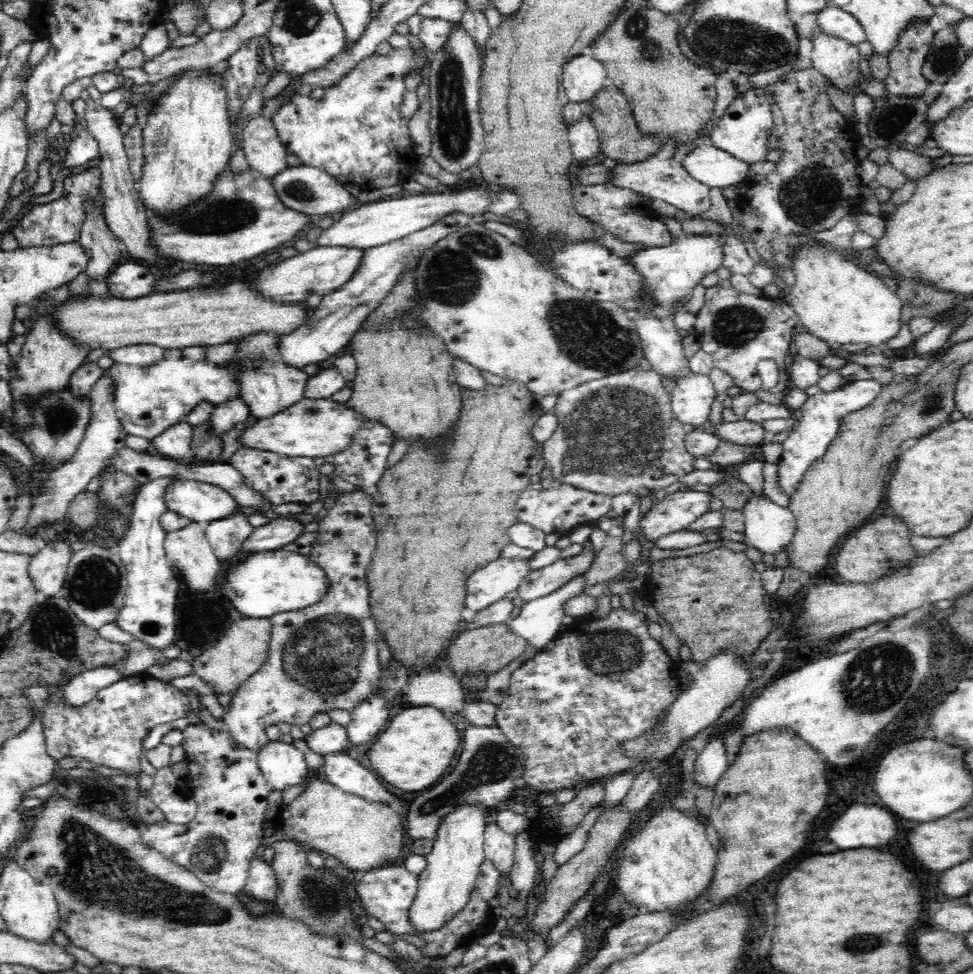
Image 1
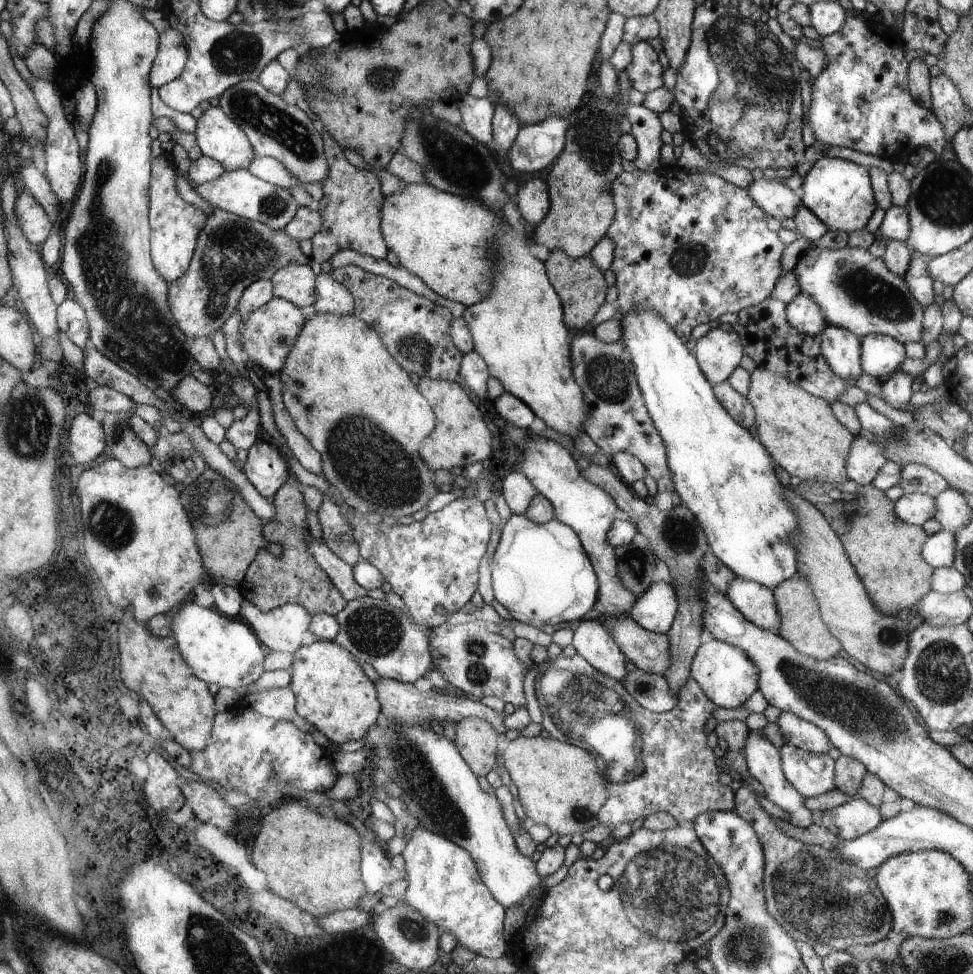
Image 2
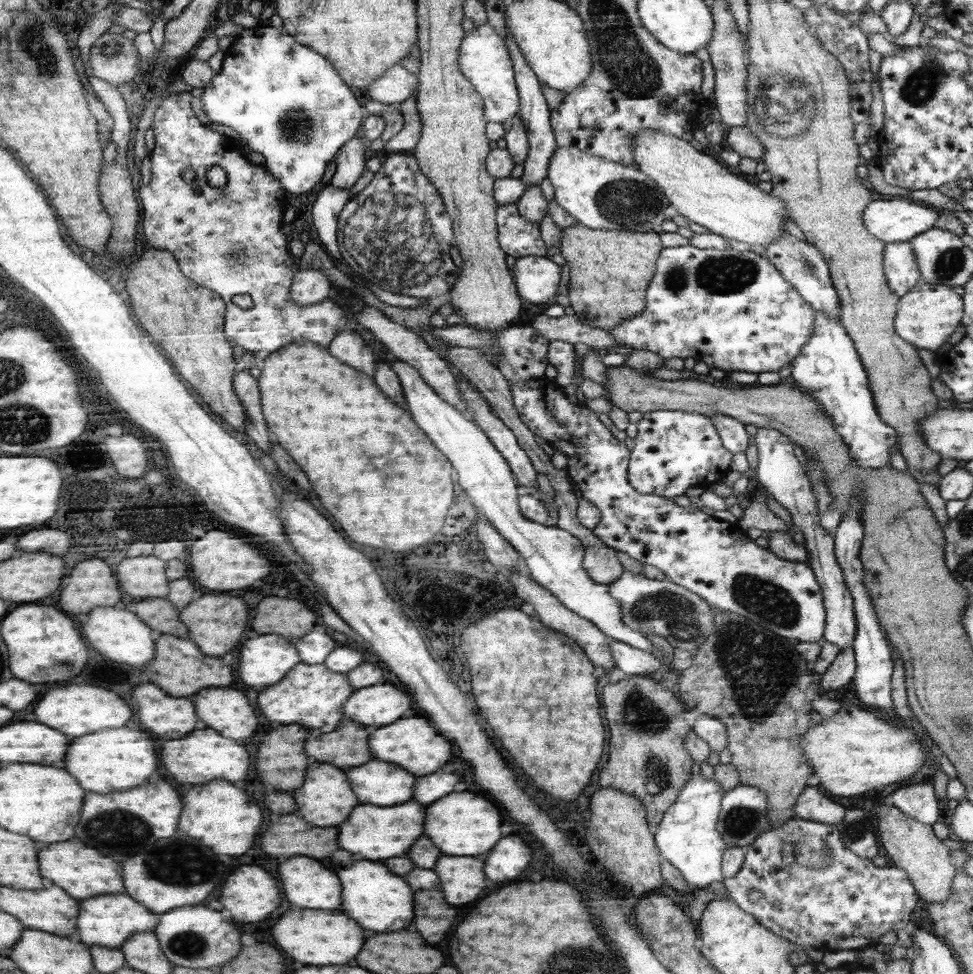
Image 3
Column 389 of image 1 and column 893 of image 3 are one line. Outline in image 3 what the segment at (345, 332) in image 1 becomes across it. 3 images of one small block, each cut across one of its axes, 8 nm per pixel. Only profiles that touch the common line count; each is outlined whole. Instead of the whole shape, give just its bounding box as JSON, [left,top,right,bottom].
[884,242,922,297]

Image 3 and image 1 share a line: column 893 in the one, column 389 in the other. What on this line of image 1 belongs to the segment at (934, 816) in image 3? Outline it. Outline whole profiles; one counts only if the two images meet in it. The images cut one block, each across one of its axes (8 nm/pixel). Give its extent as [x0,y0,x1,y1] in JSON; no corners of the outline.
[321,750,400,812]

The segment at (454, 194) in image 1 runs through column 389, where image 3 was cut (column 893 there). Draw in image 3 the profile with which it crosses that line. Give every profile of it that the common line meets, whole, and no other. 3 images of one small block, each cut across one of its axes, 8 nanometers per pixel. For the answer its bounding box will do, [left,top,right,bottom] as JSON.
[863,196,938,243]

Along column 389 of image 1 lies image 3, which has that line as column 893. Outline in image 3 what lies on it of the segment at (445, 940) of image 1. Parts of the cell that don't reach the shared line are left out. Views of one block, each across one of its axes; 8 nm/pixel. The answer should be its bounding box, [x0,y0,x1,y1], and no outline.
[724,817,918,951]

